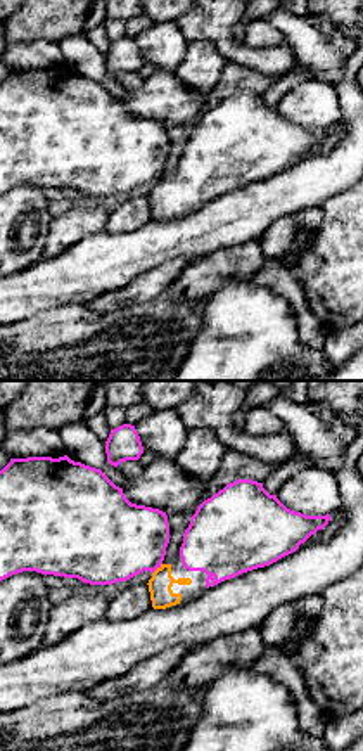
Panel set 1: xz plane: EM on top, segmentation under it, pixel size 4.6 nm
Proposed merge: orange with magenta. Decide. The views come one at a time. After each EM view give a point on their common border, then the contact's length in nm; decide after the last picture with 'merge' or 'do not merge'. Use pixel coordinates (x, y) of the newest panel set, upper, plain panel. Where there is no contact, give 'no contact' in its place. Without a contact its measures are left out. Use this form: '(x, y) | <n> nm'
(158, 180) | 70 nm

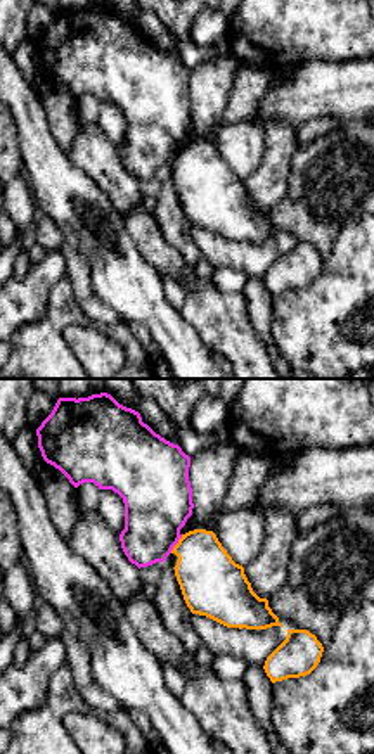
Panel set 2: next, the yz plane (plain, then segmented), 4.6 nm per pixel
(177, 156) | 110 nm

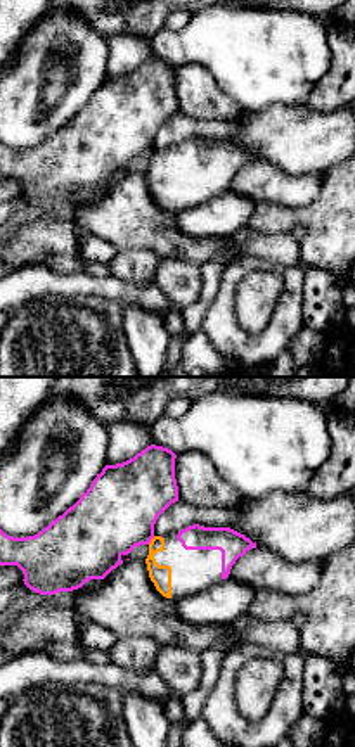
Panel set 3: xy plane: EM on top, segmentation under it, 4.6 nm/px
(151, 153) | 50 nm

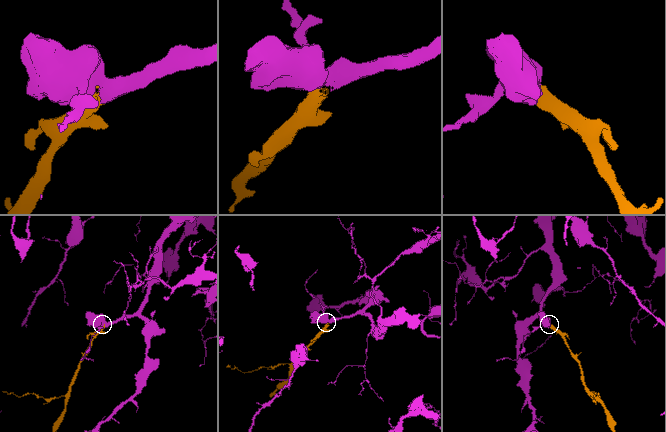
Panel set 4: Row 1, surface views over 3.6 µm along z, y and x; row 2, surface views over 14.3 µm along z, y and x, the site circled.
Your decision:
merge

